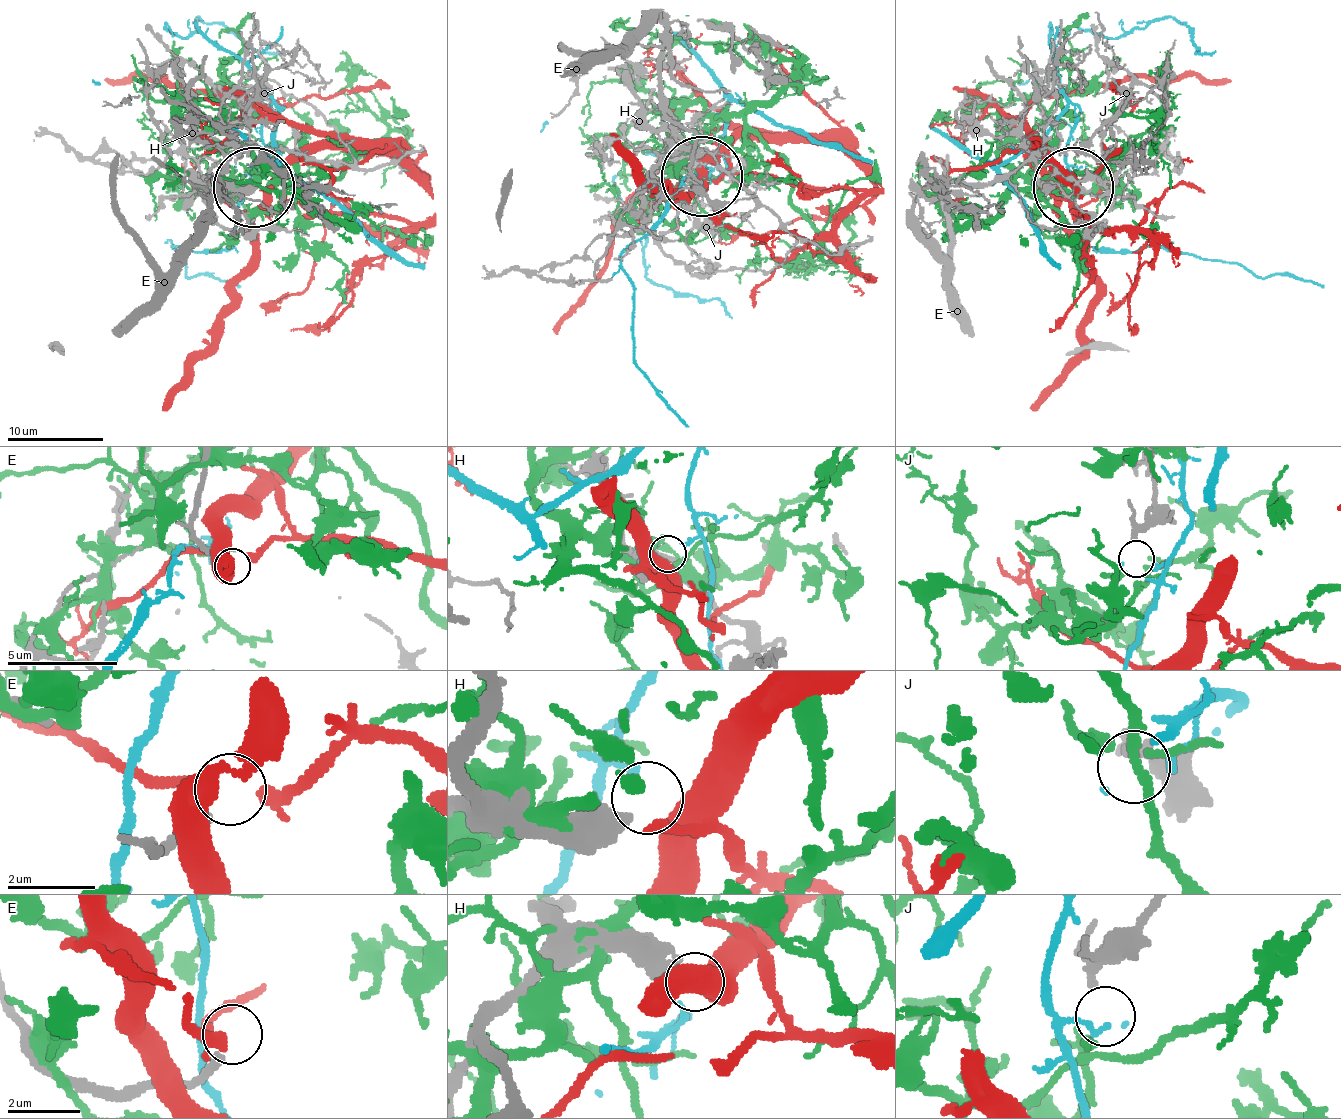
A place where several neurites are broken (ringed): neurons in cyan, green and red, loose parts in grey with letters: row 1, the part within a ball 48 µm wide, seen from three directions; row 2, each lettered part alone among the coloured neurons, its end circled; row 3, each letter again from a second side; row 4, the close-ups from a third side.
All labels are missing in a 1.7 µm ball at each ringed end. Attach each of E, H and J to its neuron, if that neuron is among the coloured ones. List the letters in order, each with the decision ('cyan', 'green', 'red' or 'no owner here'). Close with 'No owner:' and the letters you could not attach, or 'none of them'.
E: no owner here
H: no owner here
J: green
No owner: E, H

